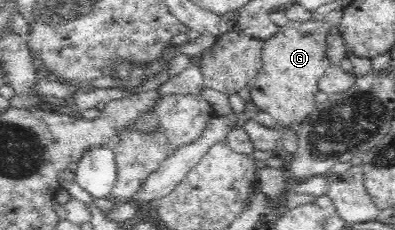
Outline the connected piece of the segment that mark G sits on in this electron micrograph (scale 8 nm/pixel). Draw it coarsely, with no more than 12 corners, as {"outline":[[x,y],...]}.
{"outline":[[290,20],[263,41],[252,102],[294,128],[315,108],[331,24]]}

